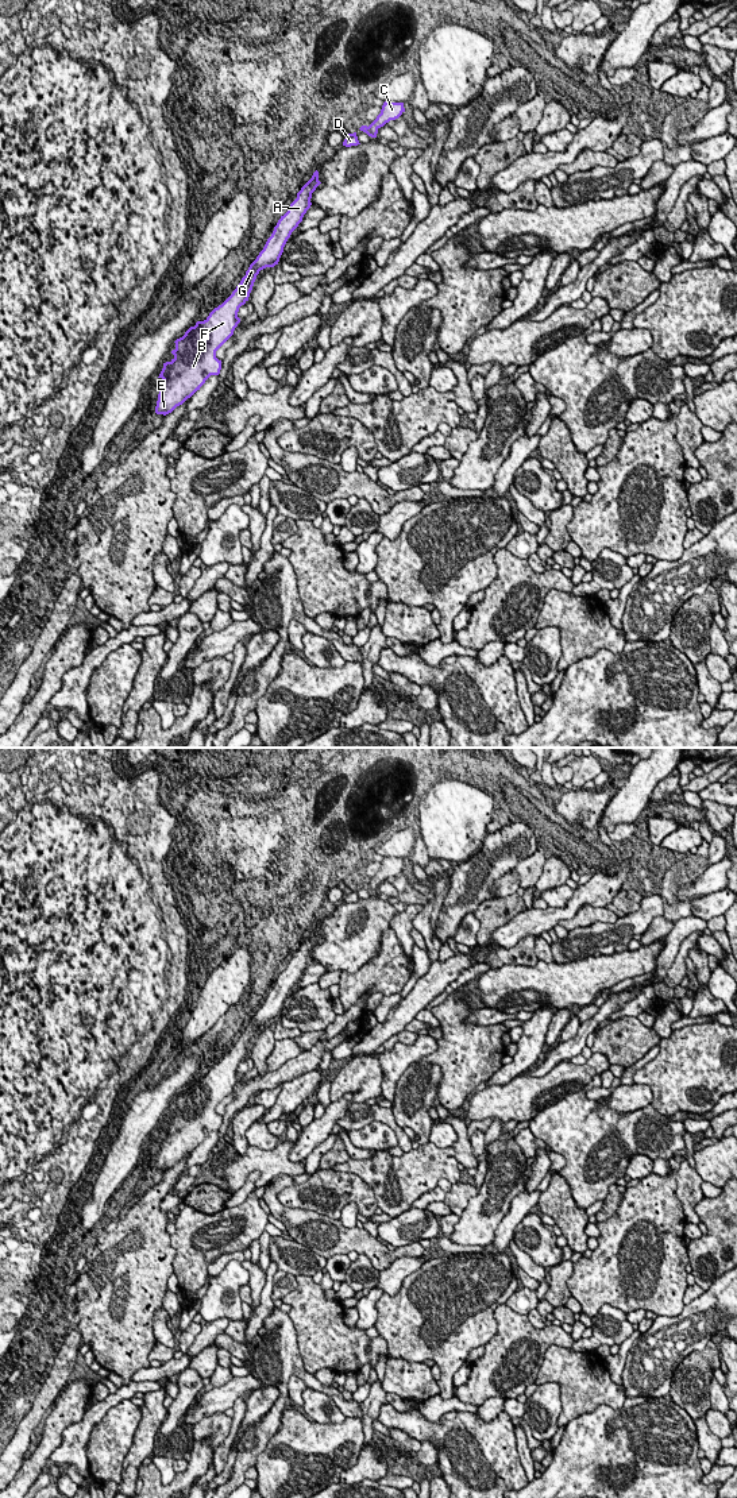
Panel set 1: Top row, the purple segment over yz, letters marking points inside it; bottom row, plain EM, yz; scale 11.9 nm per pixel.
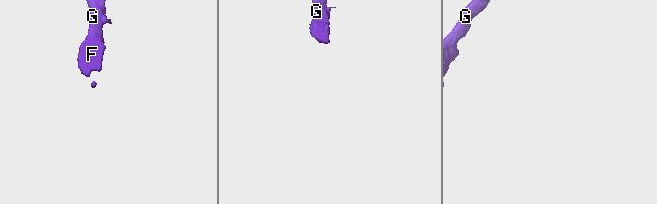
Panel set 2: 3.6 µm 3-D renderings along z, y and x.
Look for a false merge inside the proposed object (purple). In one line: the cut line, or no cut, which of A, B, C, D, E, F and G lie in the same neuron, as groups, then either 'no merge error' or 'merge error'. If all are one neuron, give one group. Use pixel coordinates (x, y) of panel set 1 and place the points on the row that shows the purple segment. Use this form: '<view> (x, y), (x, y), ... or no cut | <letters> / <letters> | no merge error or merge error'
no cut | A B C D E F G | no merge error

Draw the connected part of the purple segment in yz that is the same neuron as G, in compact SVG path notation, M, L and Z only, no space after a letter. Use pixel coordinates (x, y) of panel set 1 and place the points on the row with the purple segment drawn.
M316 170L297 193L297 198L290 204L288 212L281 216L263 250L250 265L232 294L204 321L197 321L174 341L175 348L171 351L174 358L163 363L158 377L163 379L163 385L159 387L157 414L171 413L200 390L211 375L220 374L221 360L216 358L216 351L234 335L240 323L239 308L248 301L259 271L278 265L288 239L310 208L312 193L320 184Z

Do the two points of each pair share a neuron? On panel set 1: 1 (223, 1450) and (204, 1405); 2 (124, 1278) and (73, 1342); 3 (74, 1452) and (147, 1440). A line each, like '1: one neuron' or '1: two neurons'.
1: two neurons
2: two neurons
3: two neurons

